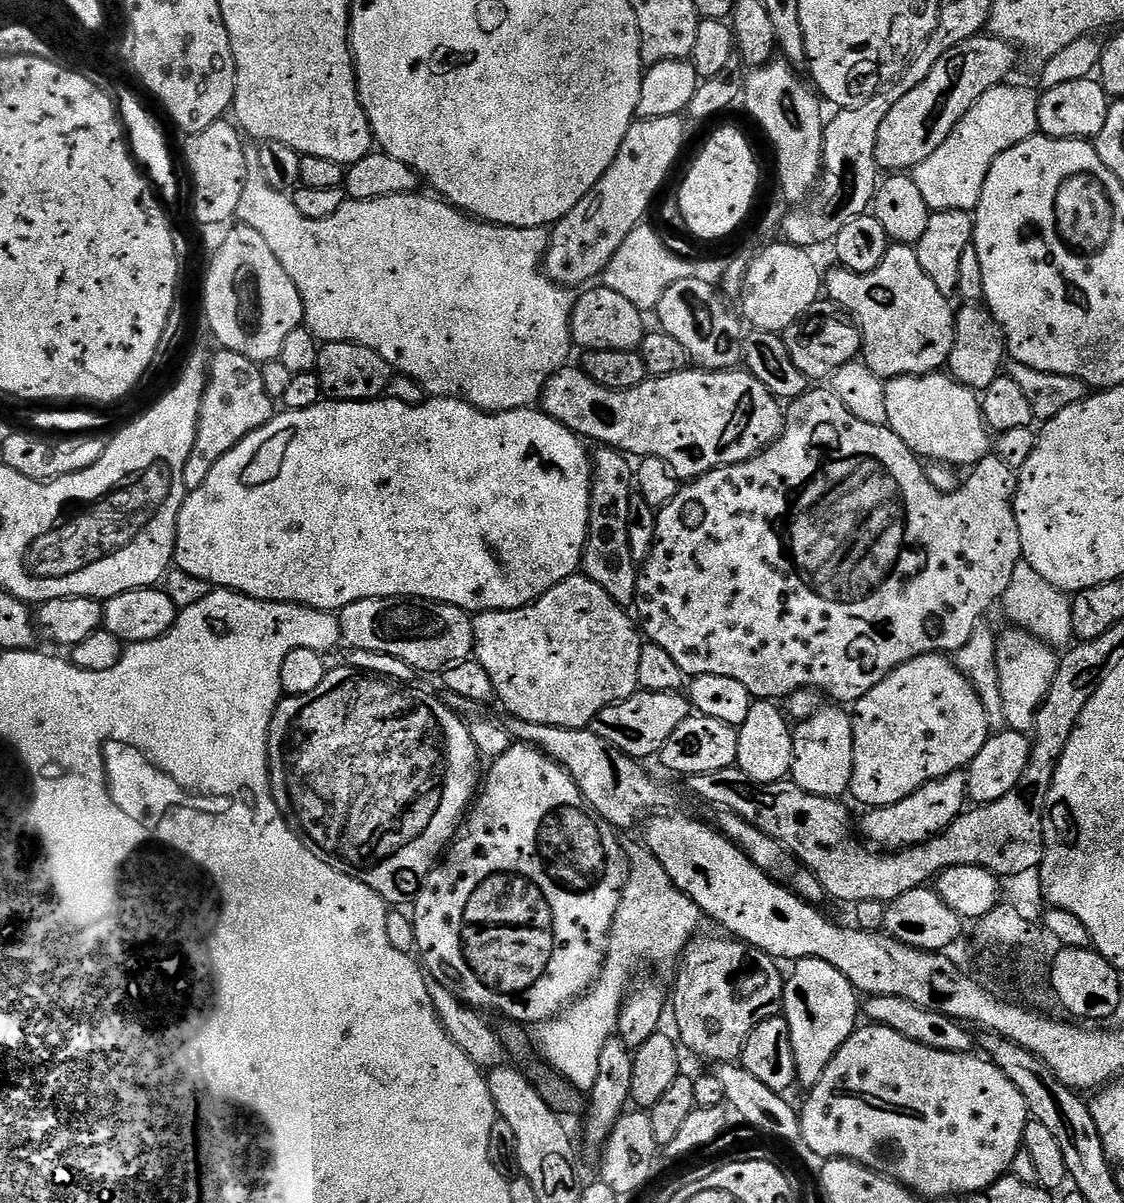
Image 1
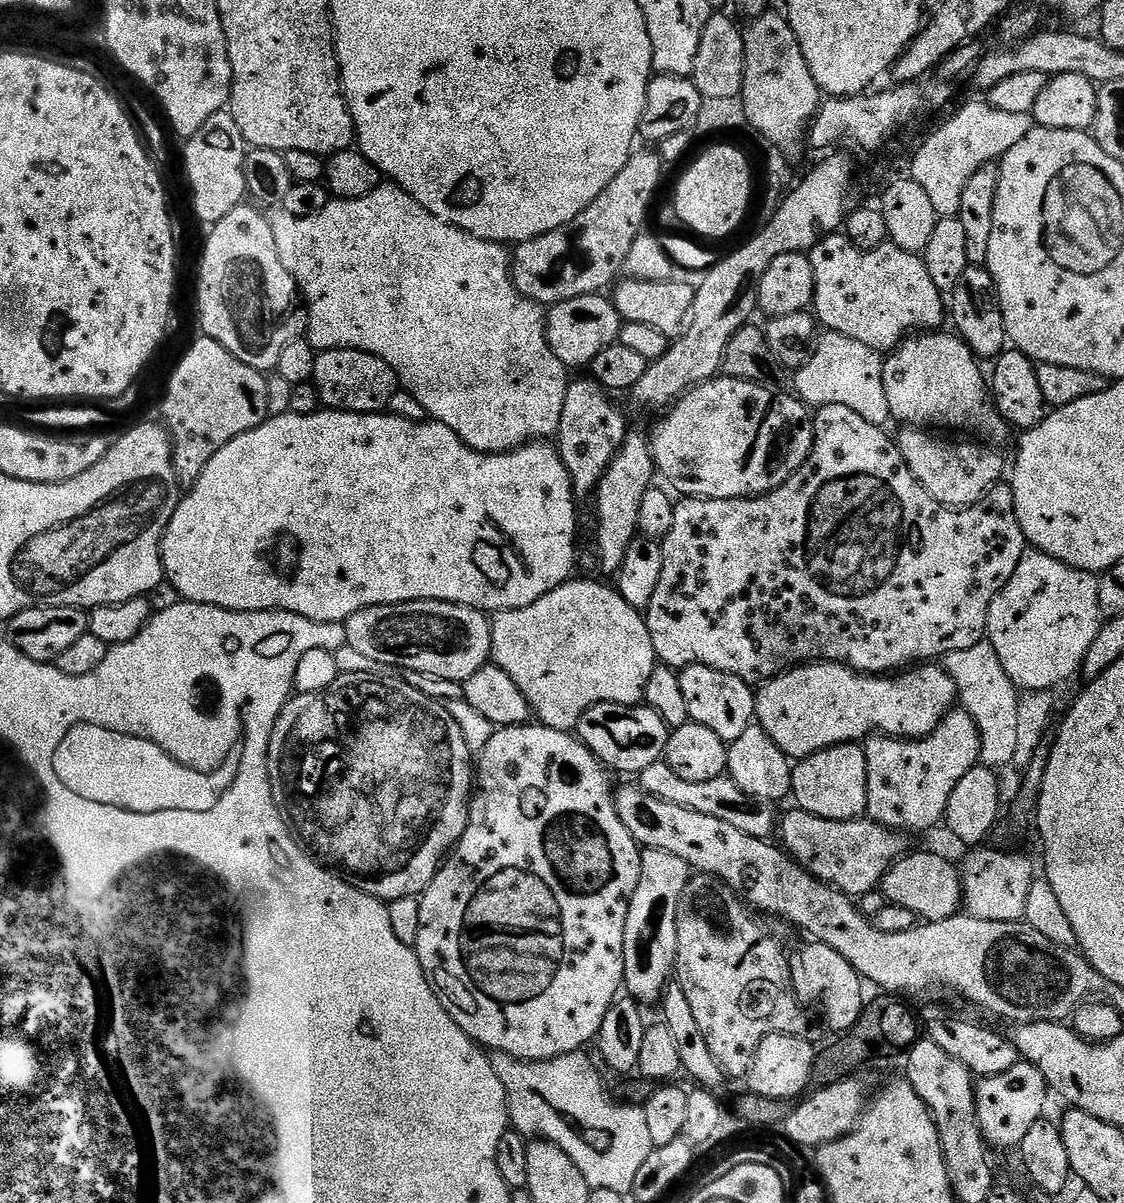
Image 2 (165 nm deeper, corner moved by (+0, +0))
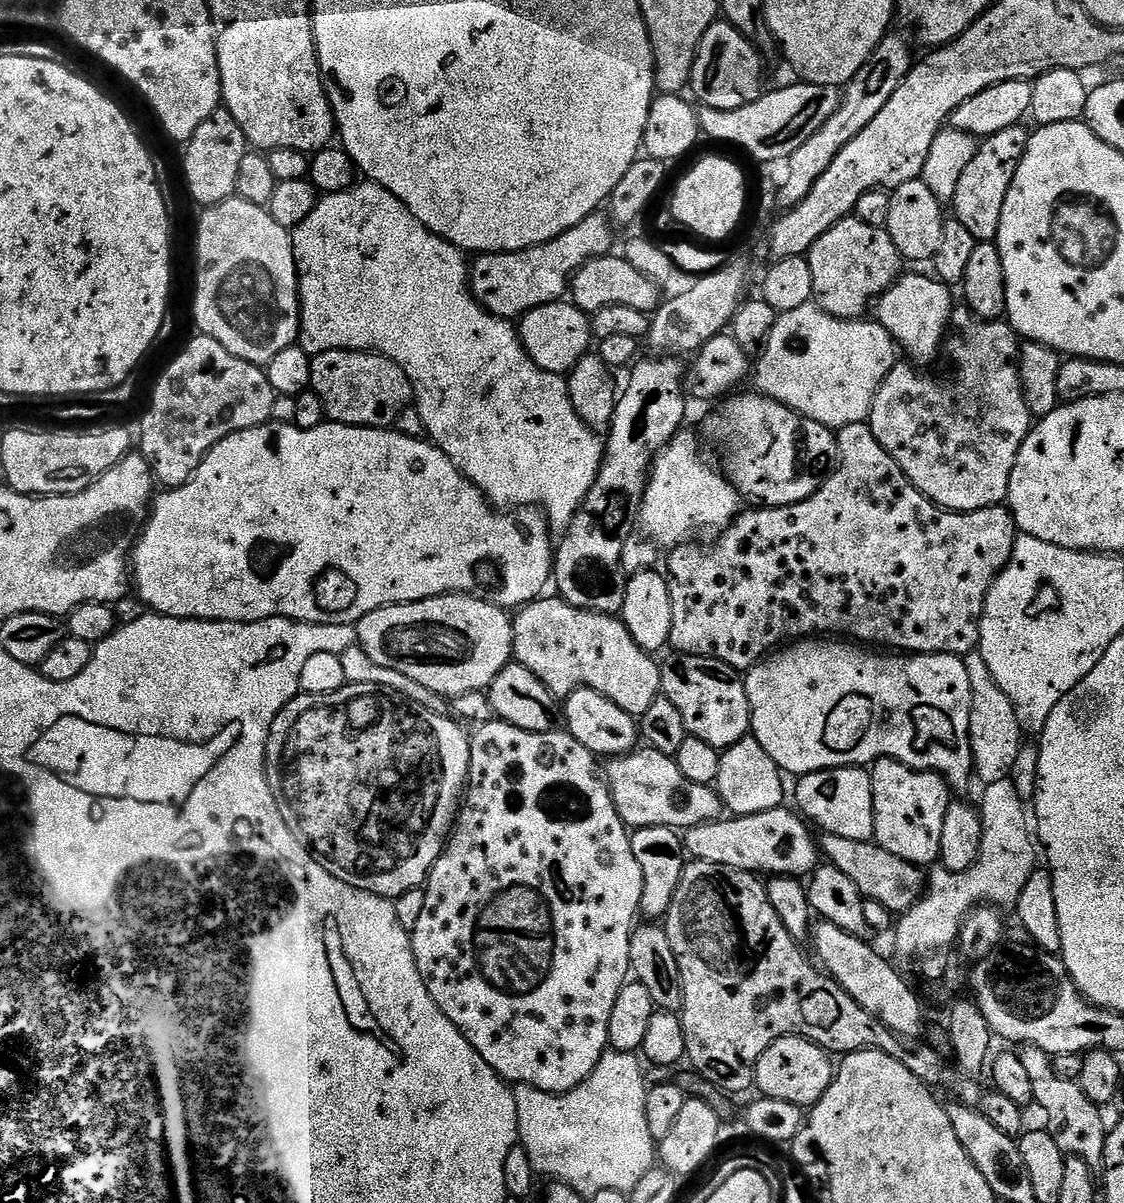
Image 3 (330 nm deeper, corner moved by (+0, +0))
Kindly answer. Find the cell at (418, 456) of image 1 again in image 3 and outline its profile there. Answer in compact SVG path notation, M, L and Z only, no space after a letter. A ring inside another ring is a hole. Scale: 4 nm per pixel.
M269 422L263 424L261 428L251 428L230 434L218 446L214 446L204 456L204 461L198 466L198 470L182 486L171 490L164 490L155 497L154 507L151 509L147 524L144 525L131 553L130 553L130 572L134 577L134 592L139 596L143 604L147 604L153 613L162 616L173 616L183 620L225 620L226 622L258 622L271 616L281 616L287 620L301 620L304 624L350 624L355 625L366 614L370 614L379 608L385 608L391 604L409 604L425 600L431 596L447 596L449 594L478 594L481 600L489 600L491 604L505 610L519 610L525 604L531 604L534 600L539 600L545 595L544 587L549 587L553 579L552 562L554 559L554 536L550 531L548 517L543 511L537 510L532 506L521 506L511 514L504 510L497 510L488 503L488 499L481 494L478 489L469 482L465 476L450 462L450 458L441 448L419 436L407 436L392 428L359 428L349 424L337 424L335 422L325 422L314 426L314 430L301 430L295 424L277 424Z

